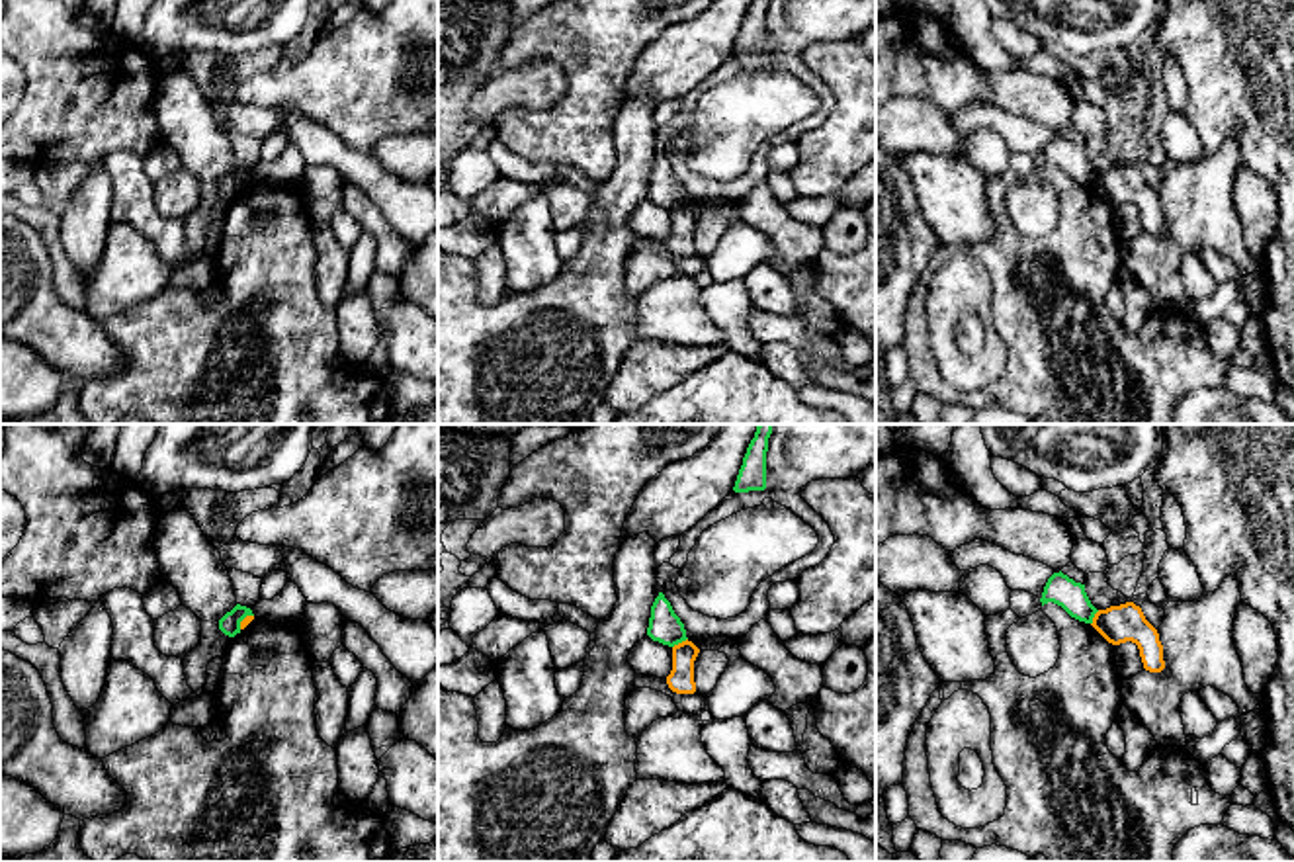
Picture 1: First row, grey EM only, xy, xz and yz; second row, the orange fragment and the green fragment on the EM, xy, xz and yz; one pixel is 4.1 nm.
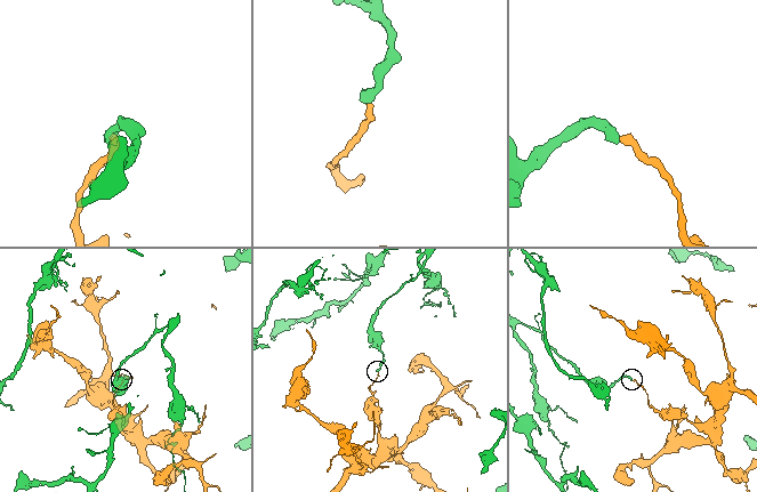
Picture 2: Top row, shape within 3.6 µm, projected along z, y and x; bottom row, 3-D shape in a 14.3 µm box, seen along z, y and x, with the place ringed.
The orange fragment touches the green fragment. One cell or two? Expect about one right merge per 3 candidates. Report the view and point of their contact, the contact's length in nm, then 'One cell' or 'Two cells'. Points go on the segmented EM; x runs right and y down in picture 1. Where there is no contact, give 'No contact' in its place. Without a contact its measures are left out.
Touches orange at xz (679, 644). Shared border 80 nm. Two cells

